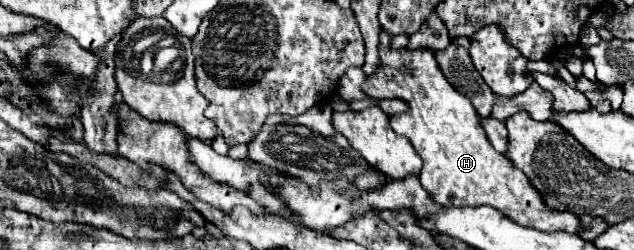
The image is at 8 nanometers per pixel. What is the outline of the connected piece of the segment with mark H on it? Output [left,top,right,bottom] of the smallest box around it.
[362,32,580,232]

